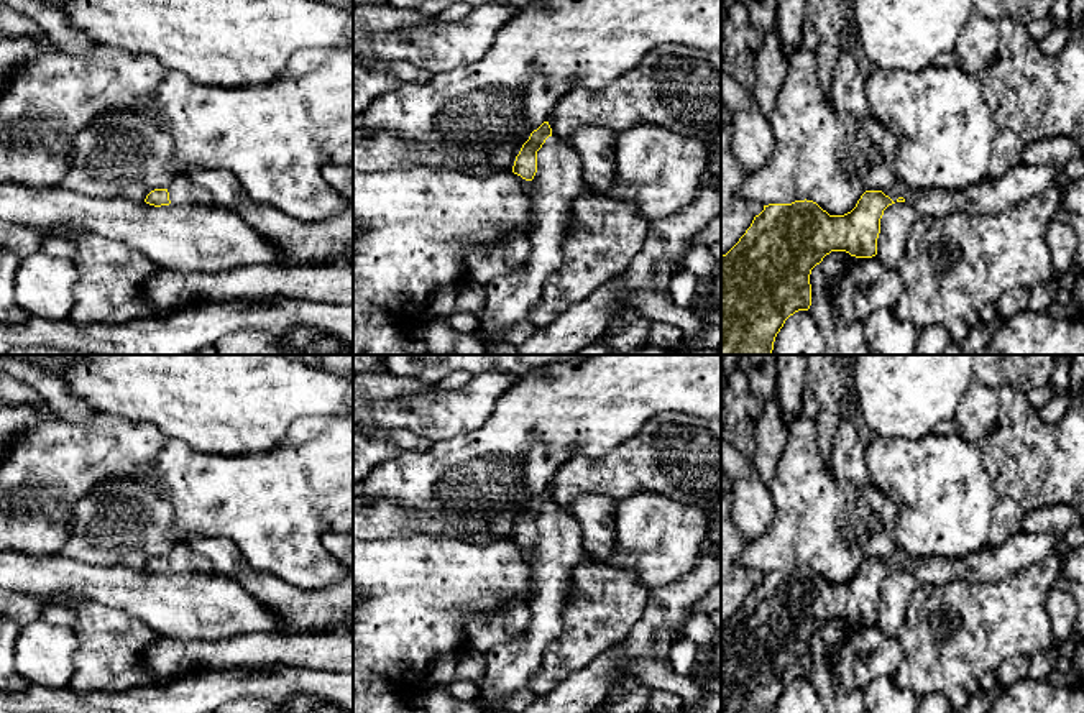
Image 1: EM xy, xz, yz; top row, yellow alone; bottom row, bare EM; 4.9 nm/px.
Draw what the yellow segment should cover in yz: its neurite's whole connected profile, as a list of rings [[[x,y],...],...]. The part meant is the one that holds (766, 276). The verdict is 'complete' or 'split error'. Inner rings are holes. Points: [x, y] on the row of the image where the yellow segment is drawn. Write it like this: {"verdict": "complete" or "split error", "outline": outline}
{"verdict": "split error", "outline": [[[1018,163],[995,181],[984,179],[959,191],[910,189],[895,179],[885,191],[866,191],[856,207],[844,215],[829,215],[813,200],[769,204],[754,217],[739,242],[721,256],[721,355],[772,355],[774,342],[785,320],[811,306],[811,269],[831,251],[856,258],[877,255],[877,238],[884,210],[895,202],[908,202],[920,215],[946,217],[954,212],[989,215],[1038,196],[1056,186],[1063,168]]]}

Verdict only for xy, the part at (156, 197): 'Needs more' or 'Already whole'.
Needs more

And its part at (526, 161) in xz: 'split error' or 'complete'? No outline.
split error

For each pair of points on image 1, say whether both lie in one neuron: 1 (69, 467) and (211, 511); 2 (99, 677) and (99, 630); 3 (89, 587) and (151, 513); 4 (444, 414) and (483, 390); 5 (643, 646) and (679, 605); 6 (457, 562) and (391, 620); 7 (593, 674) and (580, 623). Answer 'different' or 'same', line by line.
1: same
2: same
3: different
4: same
5: same
6: same
7: different

